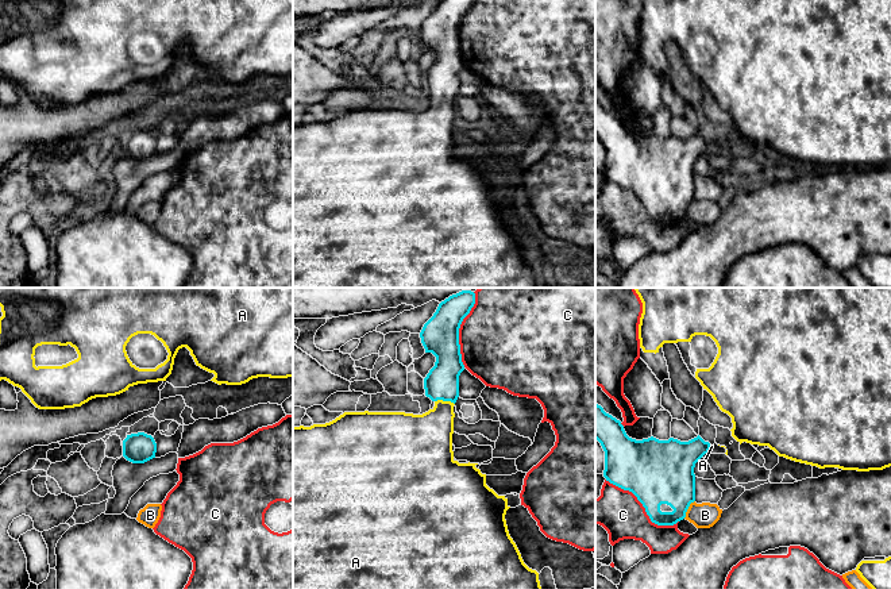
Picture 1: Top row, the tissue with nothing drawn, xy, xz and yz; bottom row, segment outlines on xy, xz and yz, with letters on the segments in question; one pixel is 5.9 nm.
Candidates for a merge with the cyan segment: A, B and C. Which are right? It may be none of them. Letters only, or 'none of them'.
A

